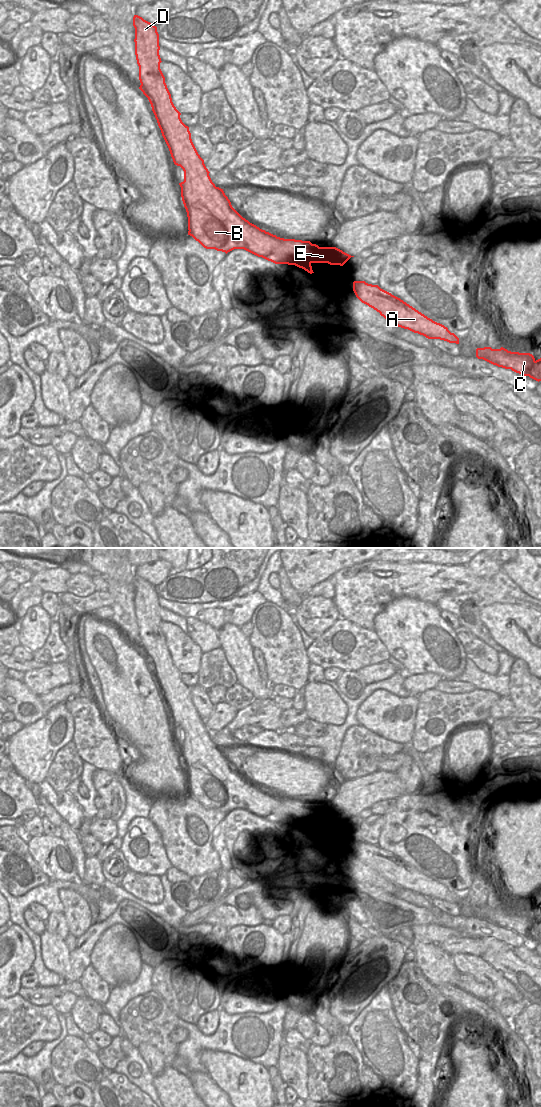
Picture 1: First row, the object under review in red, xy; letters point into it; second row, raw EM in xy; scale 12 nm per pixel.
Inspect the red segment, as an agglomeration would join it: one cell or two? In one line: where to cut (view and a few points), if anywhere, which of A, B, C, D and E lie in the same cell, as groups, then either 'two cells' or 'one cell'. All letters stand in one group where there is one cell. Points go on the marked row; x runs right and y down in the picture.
xy (320, 247), (310, 262) | A B C D / E | two cells

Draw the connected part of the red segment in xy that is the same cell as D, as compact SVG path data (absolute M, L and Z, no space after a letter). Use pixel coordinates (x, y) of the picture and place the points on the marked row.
M138 15L133 17L135 28L135 55L139 66L139 89L148 98L152 111L161 130L162 136L169 148L175 165L184 171L184 181L179 183L181 197L188 217L188 235L192 236L206 249L215 249L226 254L234 249L244 249L258 257L275 264L295 265L308 273L314 273L311 262L320 248L310 241L284 239L277 237L243 218L231 205L223 189L212 182L204 160L198 154L189 127L181 118L181 113L172 102L171 94L165 83L165 77L160 69L159 34L157 27Z

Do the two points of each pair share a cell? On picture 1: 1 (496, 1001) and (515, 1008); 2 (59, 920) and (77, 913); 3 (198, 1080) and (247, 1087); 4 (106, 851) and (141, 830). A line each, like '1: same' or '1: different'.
1: same
2: different
3: different
4: different

